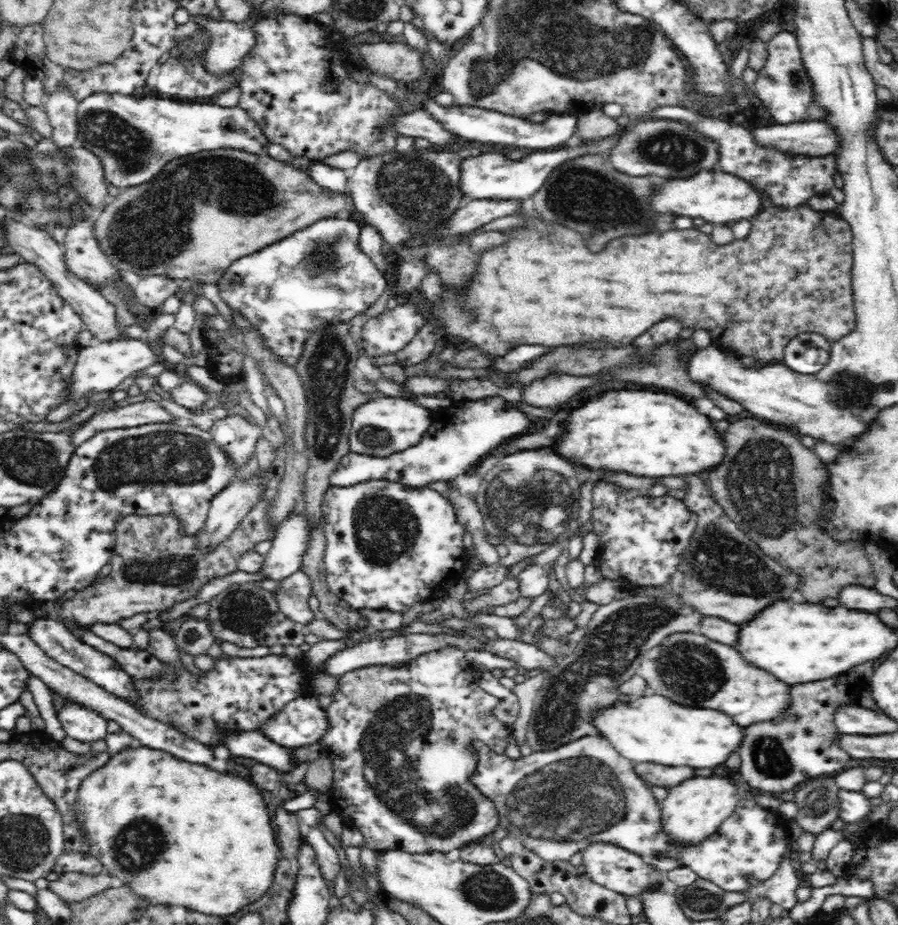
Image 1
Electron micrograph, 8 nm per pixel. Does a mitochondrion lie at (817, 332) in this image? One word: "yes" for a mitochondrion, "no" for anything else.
no

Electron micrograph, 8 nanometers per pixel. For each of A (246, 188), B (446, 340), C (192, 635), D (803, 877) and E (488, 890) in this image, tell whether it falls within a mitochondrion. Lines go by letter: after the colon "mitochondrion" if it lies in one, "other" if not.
A: mitochondrion
B: other
C: mitochondrion
D: other
E: mitochondrion

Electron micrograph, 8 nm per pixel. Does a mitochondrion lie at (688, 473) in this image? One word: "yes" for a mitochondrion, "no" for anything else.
no

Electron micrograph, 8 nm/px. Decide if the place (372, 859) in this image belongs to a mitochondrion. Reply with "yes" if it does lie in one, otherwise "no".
no

